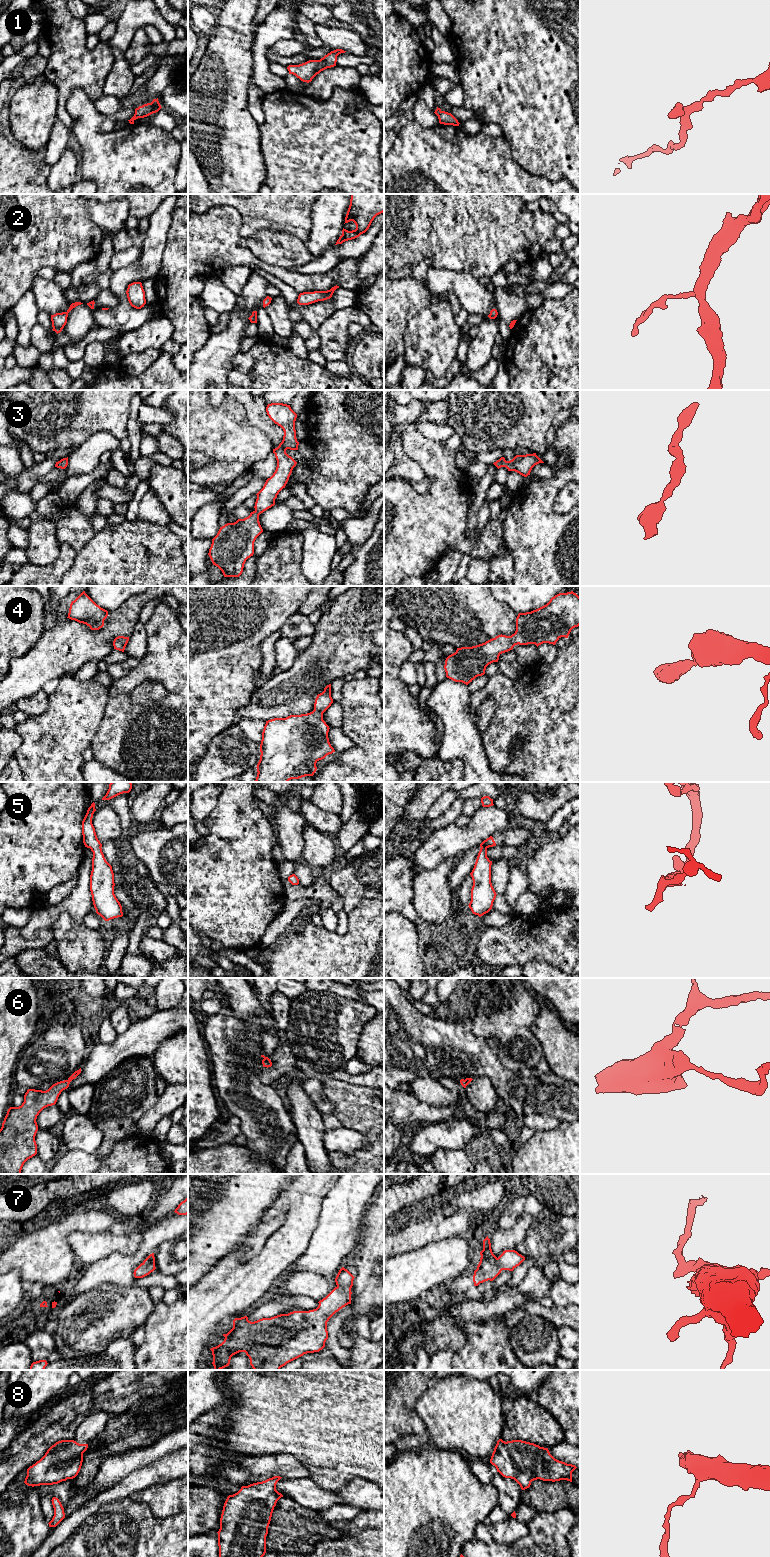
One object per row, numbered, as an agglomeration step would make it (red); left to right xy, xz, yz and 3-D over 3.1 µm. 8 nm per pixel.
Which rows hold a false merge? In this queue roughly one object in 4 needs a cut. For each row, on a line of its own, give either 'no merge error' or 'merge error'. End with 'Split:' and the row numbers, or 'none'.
1: no merge error
2: no merge error
3: no merge error
4: no merge error
5: merge error
6: no merge error
7: no merge error
8: no merge error
Split: 5

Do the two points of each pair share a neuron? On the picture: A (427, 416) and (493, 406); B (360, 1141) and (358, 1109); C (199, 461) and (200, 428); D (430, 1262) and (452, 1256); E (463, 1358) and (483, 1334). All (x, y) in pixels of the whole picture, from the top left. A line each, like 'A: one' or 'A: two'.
A: two
B: two
C: two
D: one
E: one

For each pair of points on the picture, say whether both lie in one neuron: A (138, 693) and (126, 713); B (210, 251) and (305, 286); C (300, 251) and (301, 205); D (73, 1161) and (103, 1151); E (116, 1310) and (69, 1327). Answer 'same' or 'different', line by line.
A: different
B: same
C: different
D: same
E: same

